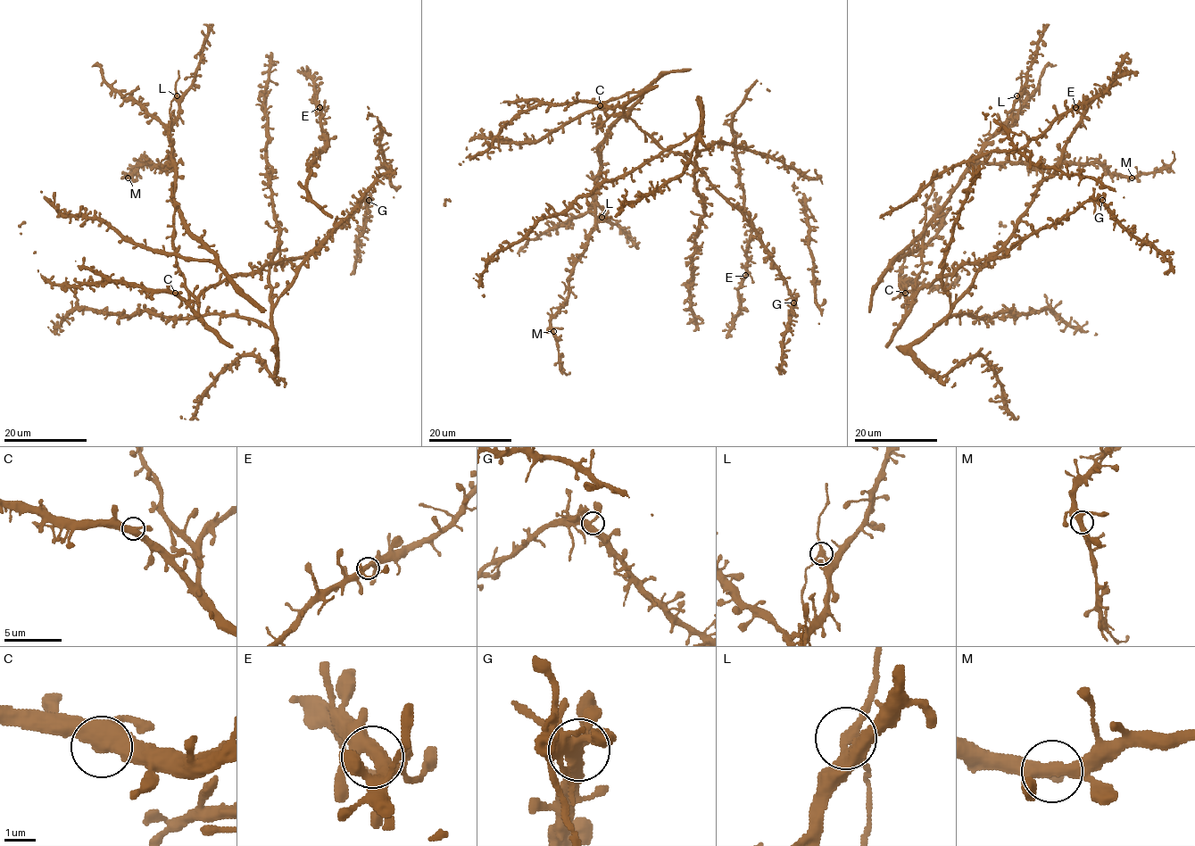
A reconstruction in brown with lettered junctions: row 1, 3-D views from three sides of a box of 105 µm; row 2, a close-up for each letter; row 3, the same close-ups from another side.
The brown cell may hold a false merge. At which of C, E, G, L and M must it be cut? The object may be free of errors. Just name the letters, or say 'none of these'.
L

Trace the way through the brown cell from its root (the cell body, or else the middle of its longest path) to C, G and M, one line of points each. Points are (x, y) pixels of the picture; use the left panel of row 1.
C: (271, 261), (268, 269), (233, 274), (211, 285), (199, 296), (196, 312), (175, 293)
G: (271, 261), (269, 268), (261, 270), (262, 267), (269, 263), (304, 258), (362, 202), (369, 200)
M: (271, 261), (195, 296), (167, 254), (215, 256), (176, 203), (175, 166), (144, 163), (128, 178)

